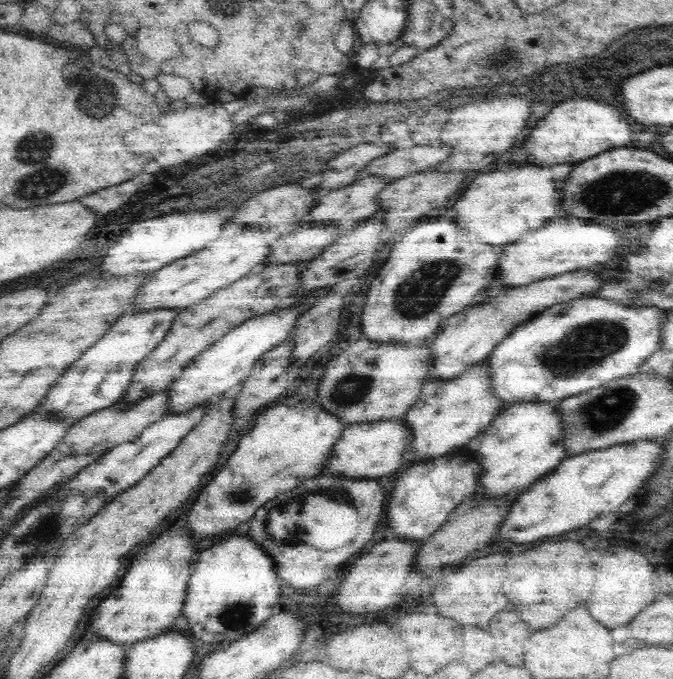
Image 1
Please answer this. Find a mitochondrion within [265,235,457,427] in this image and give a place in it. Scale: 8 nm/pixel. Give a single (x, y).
(351, 390)

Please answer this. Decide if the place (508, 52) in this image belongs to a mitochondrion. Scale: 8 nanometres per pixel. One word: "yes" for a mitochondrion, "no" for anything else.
yes

